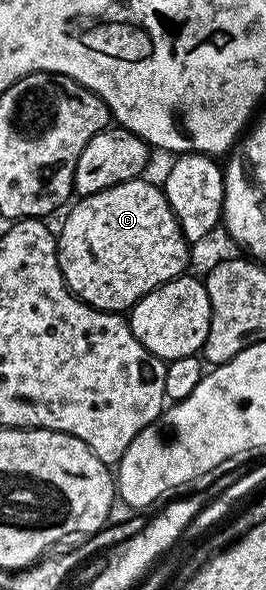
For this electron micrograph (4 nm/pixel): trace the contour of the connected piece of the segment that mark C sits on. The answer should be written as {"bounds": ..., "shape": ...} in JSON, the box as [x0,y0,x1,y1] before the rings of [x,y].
{"bounds":[56,179,190,314],"shape":[[[138,179],[136,181],[128,181],[127,183],[119,183],[110,189],[99,191],[95,195],[87,195],[72,202],[73,210],[65,217],[65,222],[61,225],[61,233],[56,234],[57,239],[57,258],[59,259],[59,267],[63,279],[67,283],[67,287],[71,290],[80,301],[86,301],[92,309],[102,309],[108,313],[124,314],[133,308],[133,305],[139,299],[143,299],[143,295],[147,295],[151,291],[155,291],[163,283],[173,281],[177,277],[182,276],[186,272],[185,269],[189,265],[189,249],[190,242],[186,241],[183,231],[179,227],[179,223],[175,219],[175,215],[171,211],[171,207],[165,198],[165,190],[160,184],[152,185],[146,179]]]}

